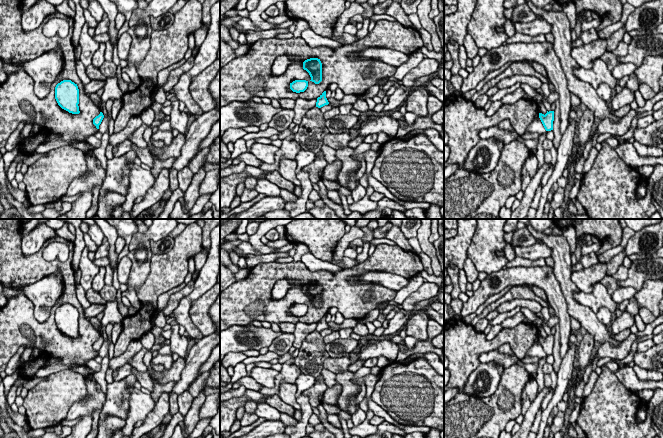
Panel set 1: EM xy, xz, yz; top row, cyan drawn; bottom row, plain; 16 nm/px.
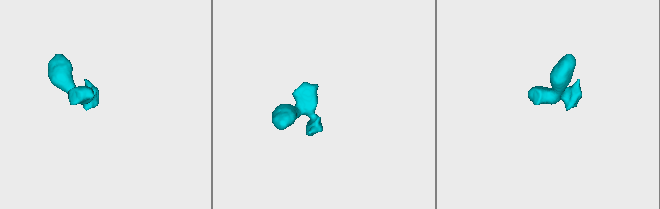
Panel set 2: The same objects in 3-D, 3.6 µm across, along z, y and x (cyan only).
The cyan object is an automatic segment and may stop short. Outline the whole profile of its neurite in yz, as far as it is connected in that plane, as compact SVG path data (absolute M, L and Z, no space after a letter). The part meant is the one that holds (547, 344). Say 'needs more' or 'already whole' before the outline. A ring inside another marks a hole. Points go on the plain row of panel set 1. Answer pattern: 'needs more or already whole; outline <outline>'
already whole; outline M547 335L545 339L539 337L539 342L546 355L553 354L554 335L549 335L549 336Z

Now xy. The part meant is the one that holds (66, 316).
needs more; outline M0 219L0 283L7 287L19 288L33 284L42 278L59 271L63 276L64 290L59 300L51 309L48 319L40 323L34 317L34 305L25 294L19 293L7 299L7 304L0 308L0 367L7 365L21 346L39 349L43 354L35 360L29 359L21 363L19 376L23 379L36 378L36 372L46 366L49 358L56 358L57 364L86 365L94 360L99 353L104 339L89 319L84 317L84 309L77 299L75 271L72 268L74 242L60 237L48 239L41 249L33 255L24 256L21 248L22 219ZM58 240L69 247L69 257L65 262L59 260L46 261L43 250L52 242Z

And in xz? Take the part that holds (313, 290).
needs more; outline M378 244L375 247L375 251L371 256L353 267L342 268L337 273L331 273L326 270L310 271L302 261L292 261L289 263L277 263L277 262L266 262L260 263L254 266L245 279L236 281L224 291L220 293L220 331L226 330L233 325L248 325L253 321L266 321L269 323L283 323L289 322L296 324L297 322L302 323L316 323L316 331L321 332L328 329L329 326L326 322L326 314L331 307L336 307L345 319L363 319L372 310L376 308L379 303L386 301L392 301L396 296L394 290L388 289L380 284L372 283L356 283L350 284L347 281L349 276L361 276L369 271L375 272L388 272L400 275L406 279L410 279L413 276L420 274L424 270L423 264L418 254L413 251L405 251L401 247L388 244ZM285 279L292 283L293 287L289 292L279 300L273 300L271 297L271 291L278 280ZM367 290L372 291L373 298L365 301L364 294Z

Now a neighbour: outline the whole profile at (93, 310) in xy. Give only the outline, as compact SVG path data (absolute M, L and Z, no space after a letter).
M91 304L87 309L84 309L84 317L87 319L96 317L100 313L104 312L105 308L106 305Z

